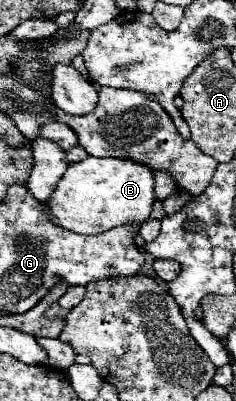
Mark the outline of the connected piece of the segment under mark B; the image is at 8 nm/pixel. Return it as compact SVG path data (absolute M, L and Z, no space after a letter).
M88 156L86 160L68 166L56 186L56 192L46 204L52 210L54 224L78 234L98 234L122 224L136 222L136 226L140 226L148 222L154 202L156 194L152 168L132 160Z

